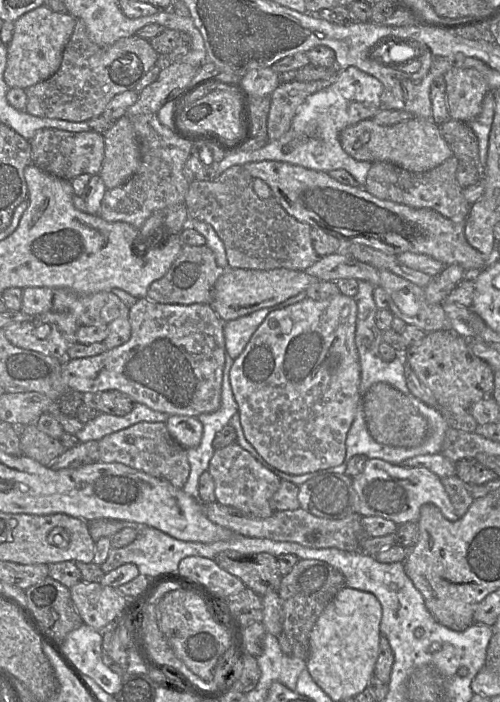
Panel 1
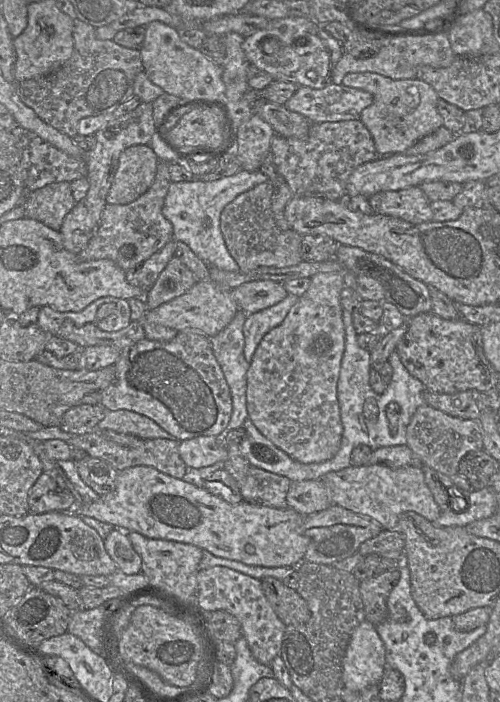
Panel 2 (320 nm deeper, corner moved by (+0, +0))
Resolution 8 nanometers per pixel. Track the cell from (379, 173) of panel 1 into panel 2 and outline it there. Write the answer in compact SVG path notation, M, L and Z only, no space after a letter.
M419 186L378 192L368 197L375 214L392 216L412 224L433 221L430 200Z

